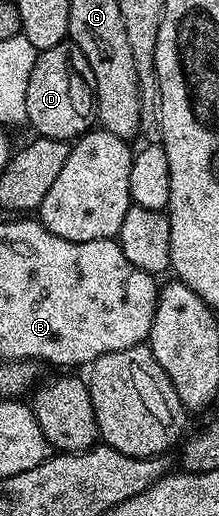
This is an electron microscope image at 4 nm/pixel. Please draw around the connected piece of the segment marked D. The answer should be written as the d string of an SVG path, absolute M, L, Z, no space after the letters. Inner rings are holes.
M73 41L52 45L52 49L38 52L32 77L28 77L26 117L44 139L77 140L91 130L96 119L94 78L92 69ZM91 122L91 123L90 123Z

